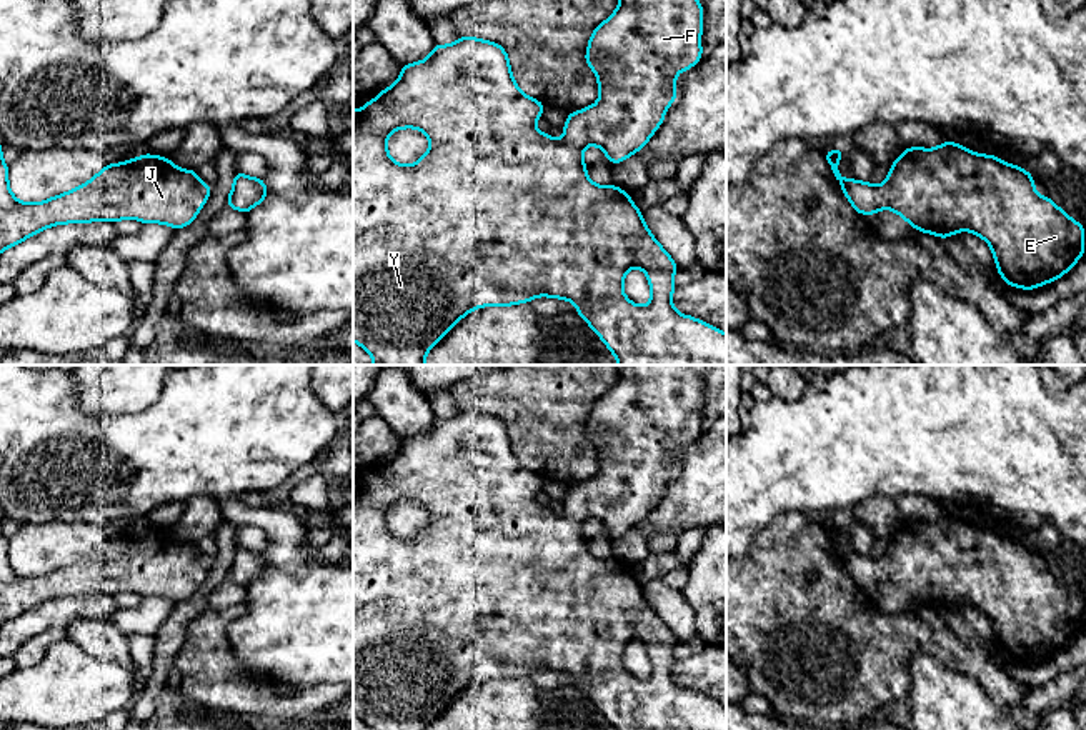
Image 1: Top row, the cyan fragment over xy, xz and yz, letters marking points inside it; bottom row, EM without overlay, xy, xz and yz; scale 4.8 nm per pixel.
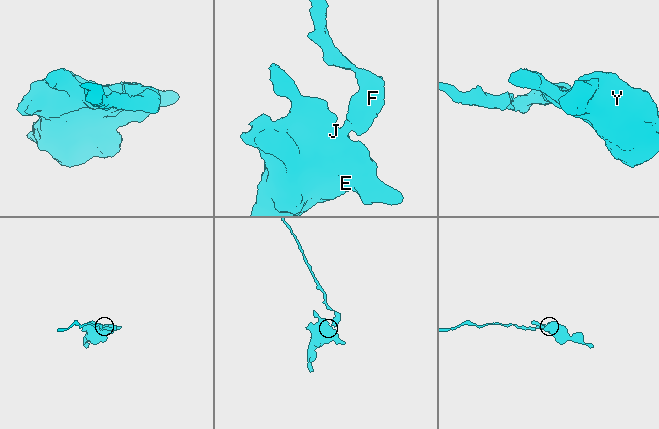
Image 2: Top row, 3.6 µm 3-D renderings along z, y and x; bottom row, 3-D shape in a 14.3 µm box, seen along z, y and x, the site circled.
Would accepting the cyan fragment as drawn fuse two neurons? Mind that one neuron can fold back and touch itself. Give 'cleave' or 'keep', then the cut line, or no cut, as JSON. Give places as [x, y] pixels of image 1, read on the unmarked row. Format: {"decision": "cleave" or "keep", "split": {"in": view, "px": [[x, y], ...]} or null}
{"decision": "keep", "split": null}

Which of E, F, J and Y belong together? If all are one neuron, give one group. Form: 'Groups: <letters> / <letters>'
Groups: E F J Y

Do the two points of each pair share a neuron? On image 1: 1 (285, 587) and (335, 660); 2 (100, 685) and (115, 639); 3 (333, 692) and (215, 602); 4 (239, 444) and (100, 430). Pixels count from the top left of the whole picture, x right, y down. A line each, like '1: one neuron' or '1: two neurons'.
1: one neuron
2: two neurons
3: two neurons
4: one neuron

